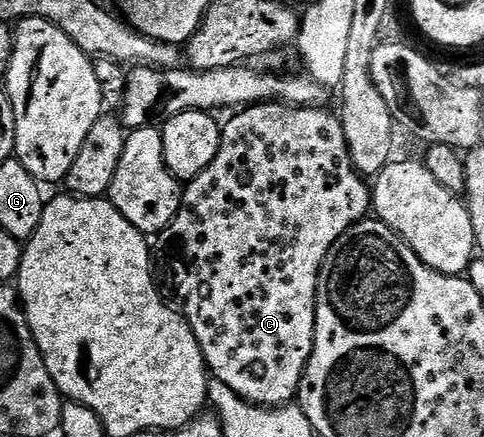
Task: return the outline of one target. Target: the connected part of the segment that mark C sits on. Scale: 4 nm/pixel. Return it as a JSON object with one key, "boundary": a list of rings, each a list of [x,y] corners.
{"boundary":[[[254,103],[252,107],[230,114],[233,116],[227,121],[224,120],[221,128],[221,144],[219,153],[215,153],[215,161],[211,161],[211,165],[207,165],[203,173],[184,184],[181,207],[177,210],[176,217],[155,239],[156,270],[165,274],[165,279],[169,282],[169,291],[177,298],[176,306],[191,325],[210,376],[216,382],[227,385],[227,389],[234,391],[241,399],[255,403],[258,407],[283,407],[297,399],[301,378],[315,345],[317,278],[321,266],[331,245],[335,245],[335,241],[339,241],[339,237],[343,237],[343,233],[347,233],[351,225],[366,218],[371,211],[371,187],[351,161],[347,137],[343,137],[340,118],[334,112],[332,115],[325,110],[321,107],[295,107],[287,103]]]}

